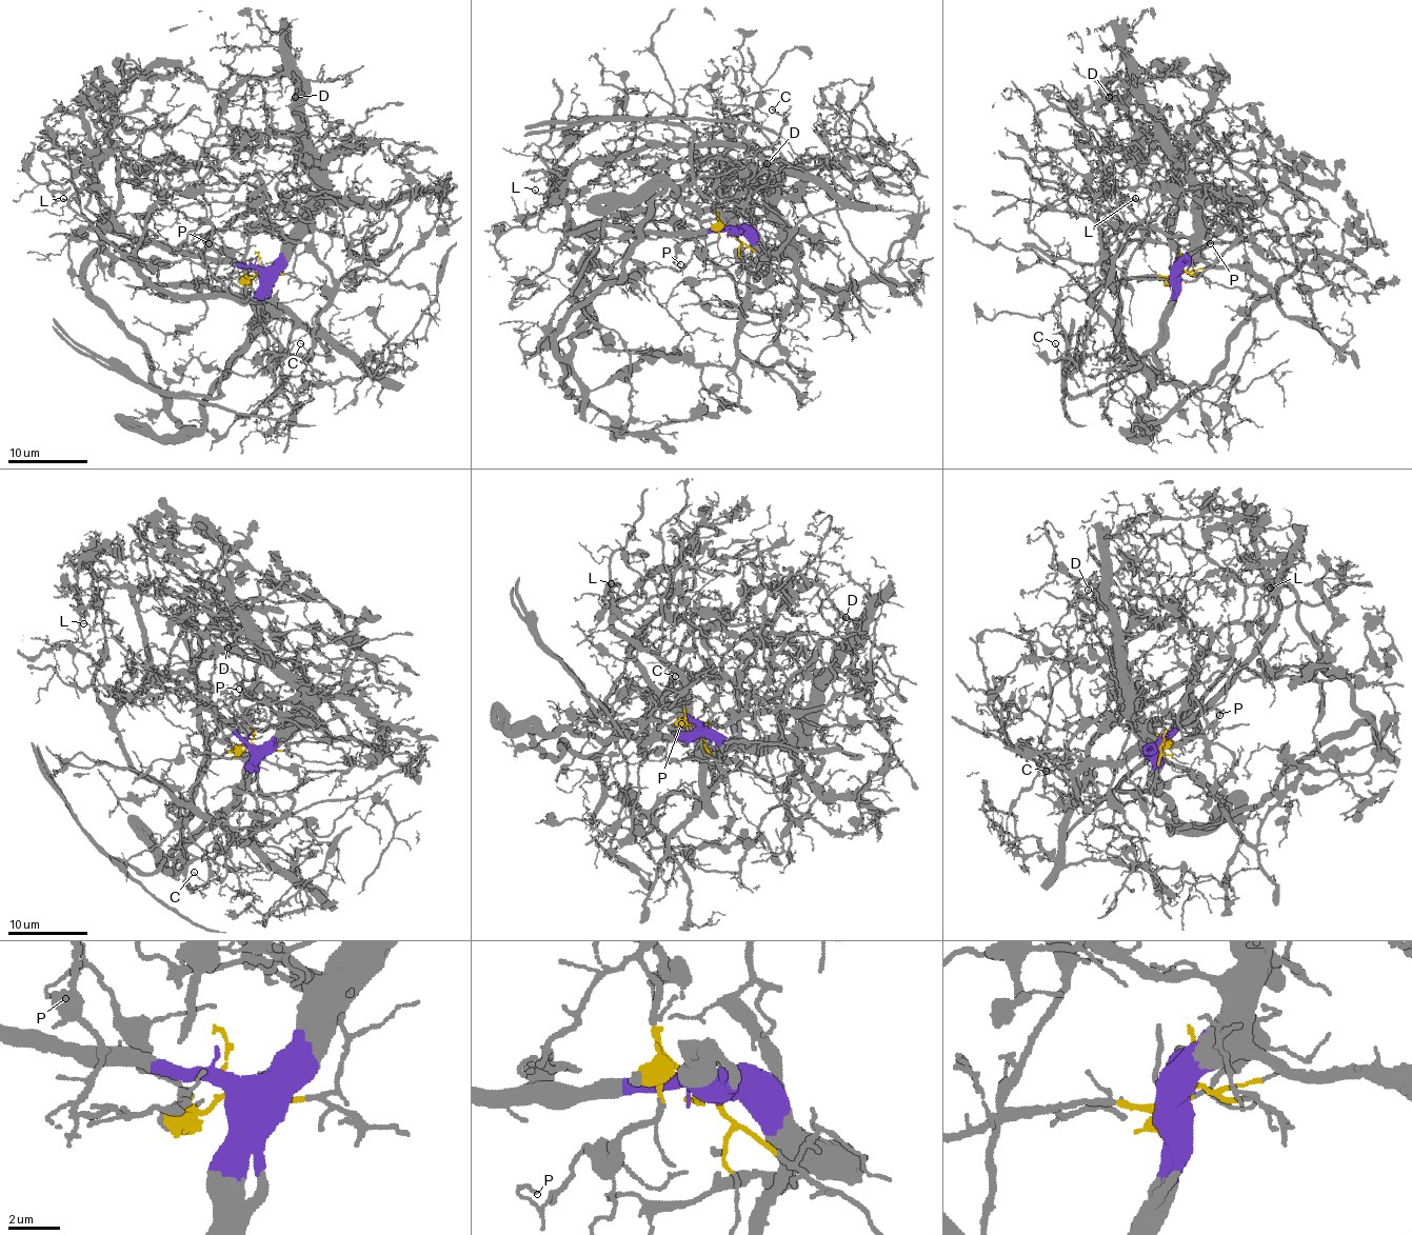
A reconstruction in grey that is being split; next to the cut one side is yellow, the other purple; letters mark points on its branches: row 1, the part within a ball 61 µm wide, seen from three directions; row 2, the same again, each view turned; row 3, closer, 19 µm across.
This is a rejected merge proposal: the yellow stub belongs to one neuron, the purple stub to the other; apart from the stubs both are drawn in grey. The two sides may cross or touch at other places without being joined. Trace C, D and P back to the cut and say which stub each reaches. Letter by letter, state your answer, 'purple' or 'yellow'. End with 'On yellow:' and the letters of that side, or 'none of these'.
C: yellow
D: purple
P: yellow
On yellow: C, P

